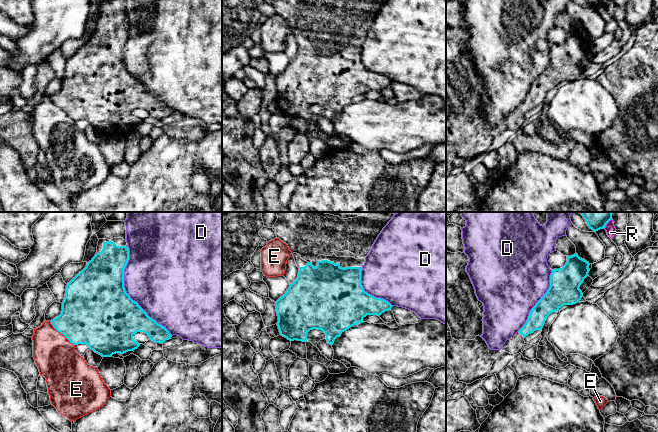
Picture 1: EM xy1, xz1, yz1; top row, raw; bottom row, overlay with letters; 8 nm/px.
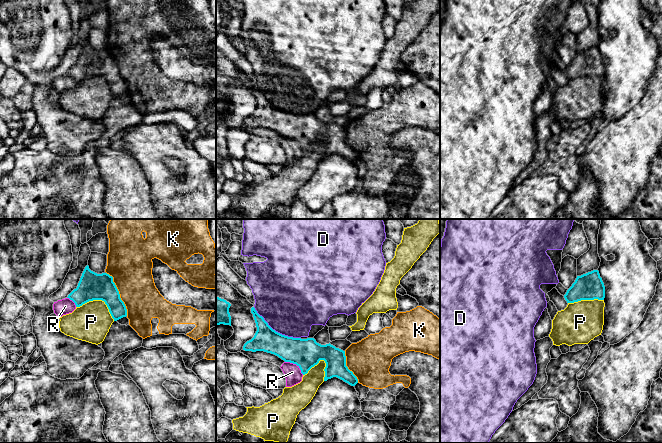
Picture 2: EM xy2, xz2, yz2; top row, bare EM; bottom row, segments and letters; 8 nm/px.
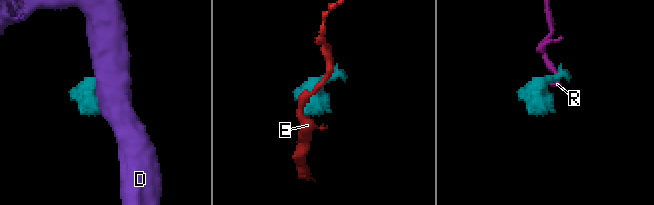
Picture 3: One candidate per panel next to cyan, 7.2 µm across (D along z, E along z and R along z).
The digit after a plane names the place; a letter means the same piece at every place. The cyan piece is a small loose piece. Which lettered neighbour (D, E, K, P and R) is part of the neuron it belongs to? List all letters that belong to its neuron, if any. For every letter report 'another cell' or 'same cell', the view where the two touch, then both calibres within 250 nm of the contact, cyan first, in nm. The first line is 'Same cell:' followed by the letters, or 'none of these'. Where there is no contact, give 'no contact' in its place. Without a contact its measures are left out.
Same cell: none of these
D: another cell | xy1 | 500/480 nm
E: another cell | xy1 | 440/320 nm
K: another cell | xy2 | 220/340 nm
P: another cell | xy2 | 220/300 nm
R: another cell | xz2 | 240/140 nm

